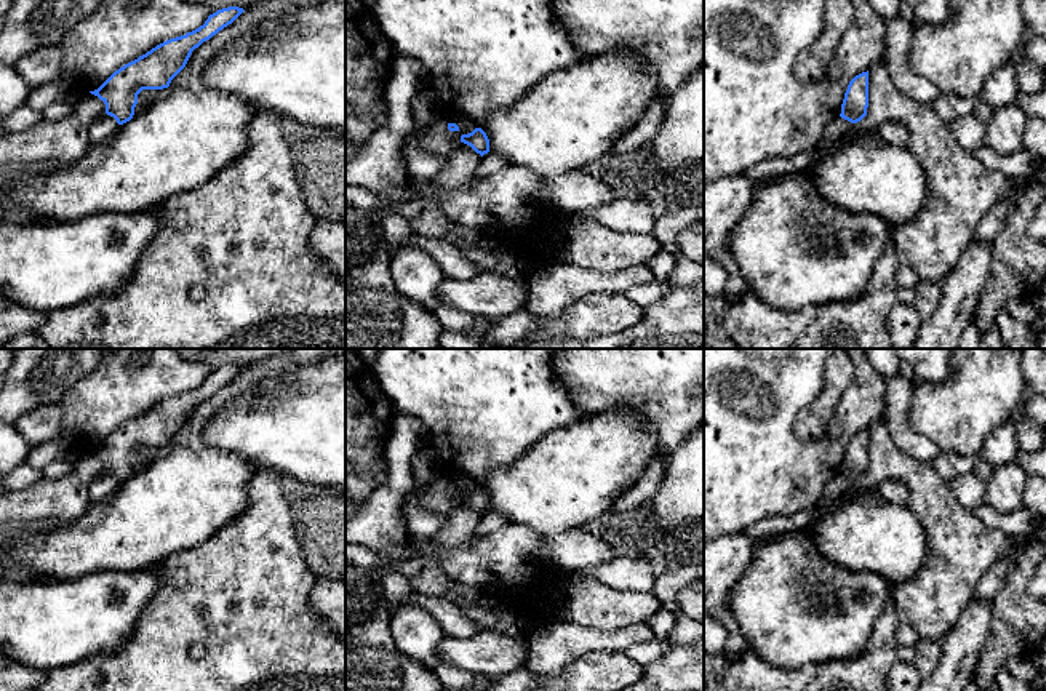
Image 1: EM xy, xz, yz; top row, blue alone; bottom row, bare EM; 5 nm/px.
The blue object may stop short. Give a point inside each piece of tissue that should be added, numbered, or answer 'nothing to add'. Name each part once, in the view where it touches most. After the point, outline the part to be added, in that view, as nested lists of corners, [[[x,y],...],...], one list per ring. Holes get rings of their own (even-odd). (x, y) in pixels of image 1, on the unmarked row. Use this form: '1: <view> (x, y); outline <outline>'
1: xy (66, 499); outline [[[83,451],[74,459],[74,472],[64,478],[43,478],[19,491],[0,488],[0,526],[14,520],[56,520],[67,525],[80,518],[90,505],[90,483],[104,472],[104,459]]]

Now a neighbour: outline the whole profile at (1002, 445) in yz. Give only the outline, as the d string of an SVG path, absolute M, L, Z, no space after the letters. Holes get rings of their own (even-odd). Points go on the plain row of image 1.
M1016 419L995 427L984 443L979 457L998 467L1004 462L1016 461L1019 448L1019 429Z

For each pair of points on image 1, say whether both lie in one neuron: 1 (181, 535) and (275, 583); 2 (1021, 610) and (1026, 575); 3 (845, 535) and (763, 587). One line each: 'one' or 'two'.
1: two
2: one
3: two

